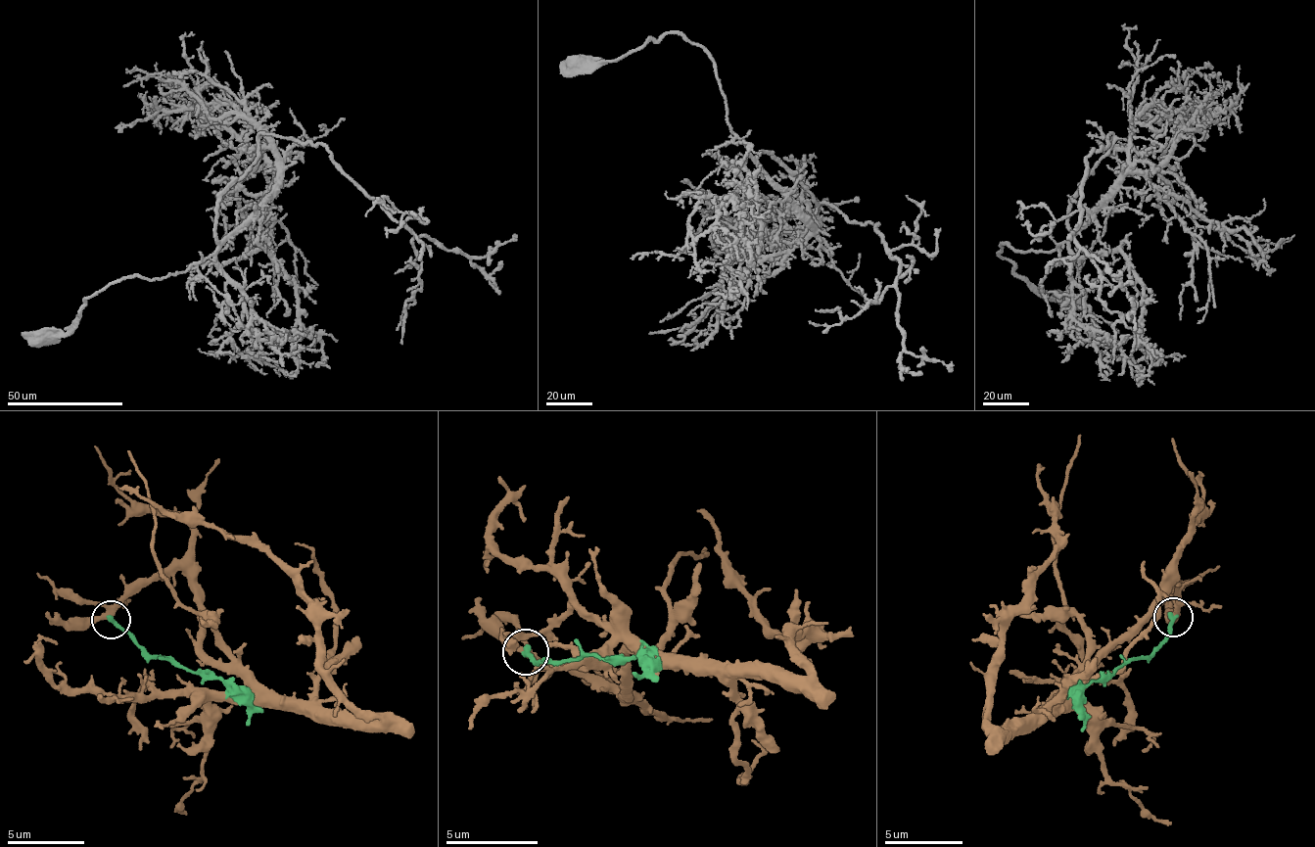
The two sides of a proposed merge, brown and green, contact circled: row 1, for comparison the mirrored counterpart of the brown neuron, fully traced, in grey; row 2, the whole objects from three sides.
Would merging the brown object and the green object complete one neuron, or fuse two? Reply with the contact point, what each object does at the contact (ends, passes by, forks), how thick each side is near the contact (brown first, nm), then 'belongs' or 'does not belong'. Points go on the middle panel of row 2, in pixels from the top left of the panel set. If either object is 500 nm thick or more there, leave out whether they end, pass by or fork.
(525, 652) | brown forks | green ends | 280/320 nm | does not belong

